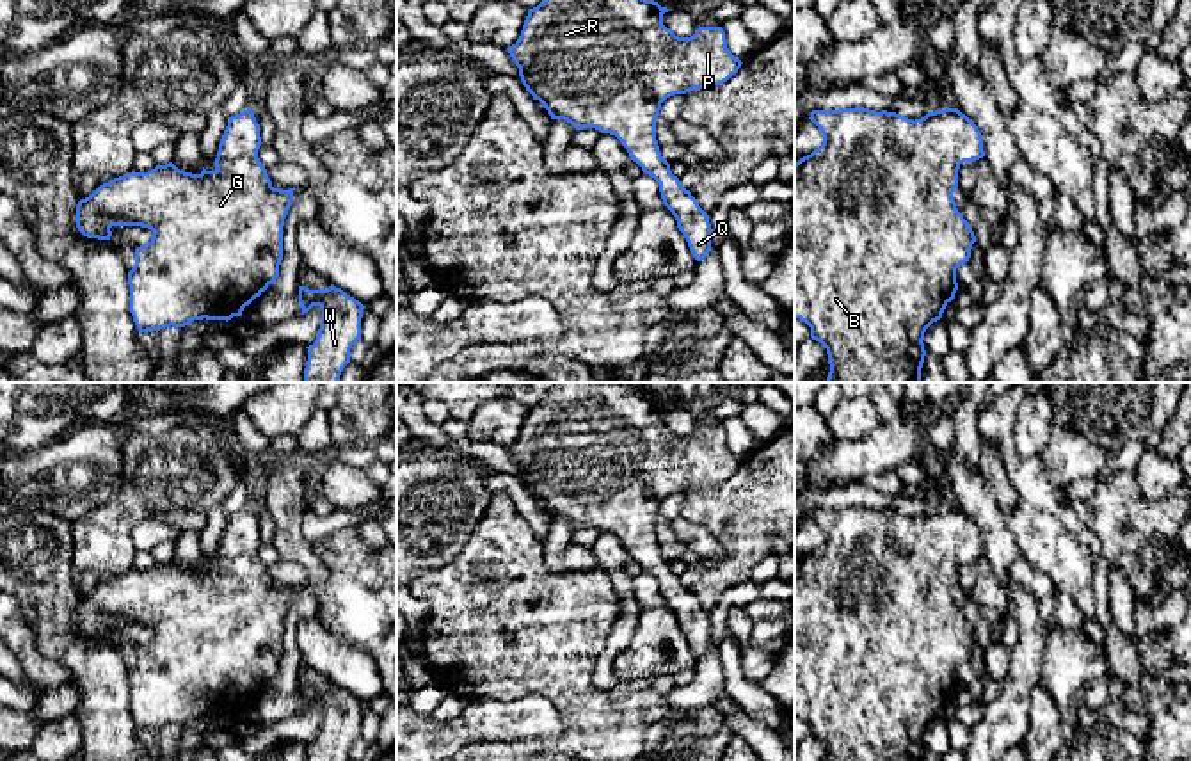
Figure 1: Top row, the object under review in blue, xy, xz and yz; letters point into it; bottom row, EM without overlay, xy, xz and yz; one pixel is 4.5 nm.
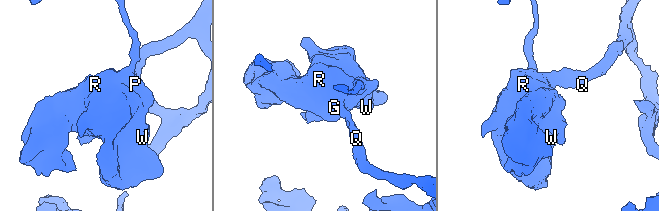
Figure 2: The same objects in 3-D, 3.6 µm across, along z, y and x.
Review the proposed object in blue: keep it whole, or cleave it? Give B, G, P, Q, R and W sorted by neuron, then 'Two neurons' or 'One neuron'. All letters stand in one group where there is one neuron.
Groups: B G P Q R W. One neuron

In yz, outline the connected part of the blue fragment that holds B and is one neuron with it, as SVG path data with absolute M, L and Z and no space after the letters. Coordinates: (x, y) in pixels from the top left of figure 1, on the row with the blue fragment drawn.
M864 107L839 110L812 110L809 117L823 133L823 144L795 164L795 318L811 327L811 338L828 354L827 382L921 382L924 363L924 332L942 318L946 306L958 290L956 268L969 261L974 231L958 212L953 192L958 187L958 169L963 162L985 156L981 132L958 108L928 112L921 119L908 119L896 112L876 112Z

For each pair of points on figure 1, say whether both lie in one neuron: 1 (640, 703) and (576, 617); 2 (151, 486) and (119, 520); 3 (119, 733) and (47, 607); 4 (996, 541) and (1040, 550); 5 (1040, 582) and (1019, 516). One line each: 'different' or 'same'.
1: same
2: same
3: same
4: different
5: different

